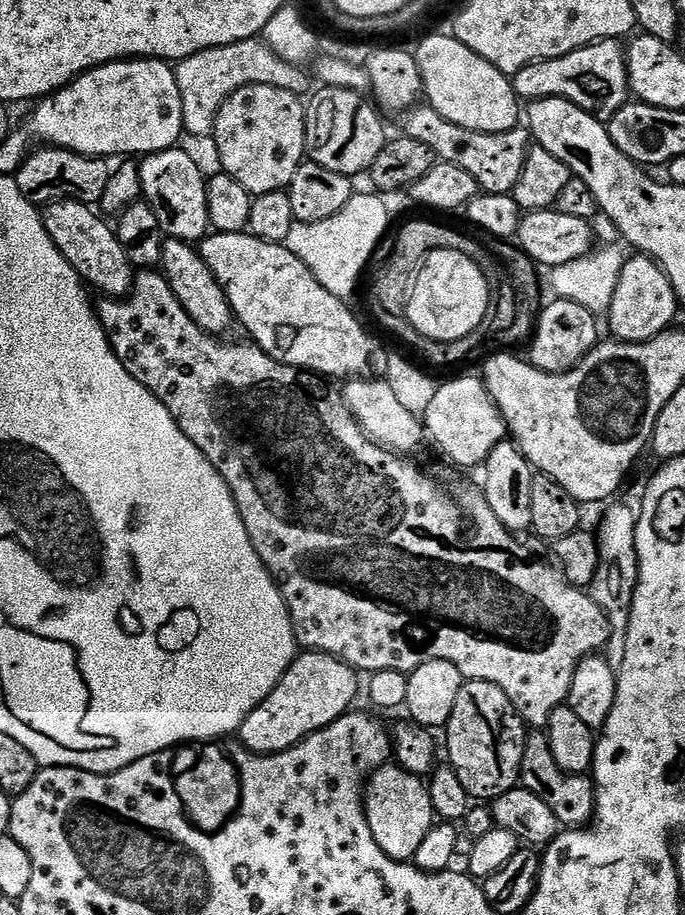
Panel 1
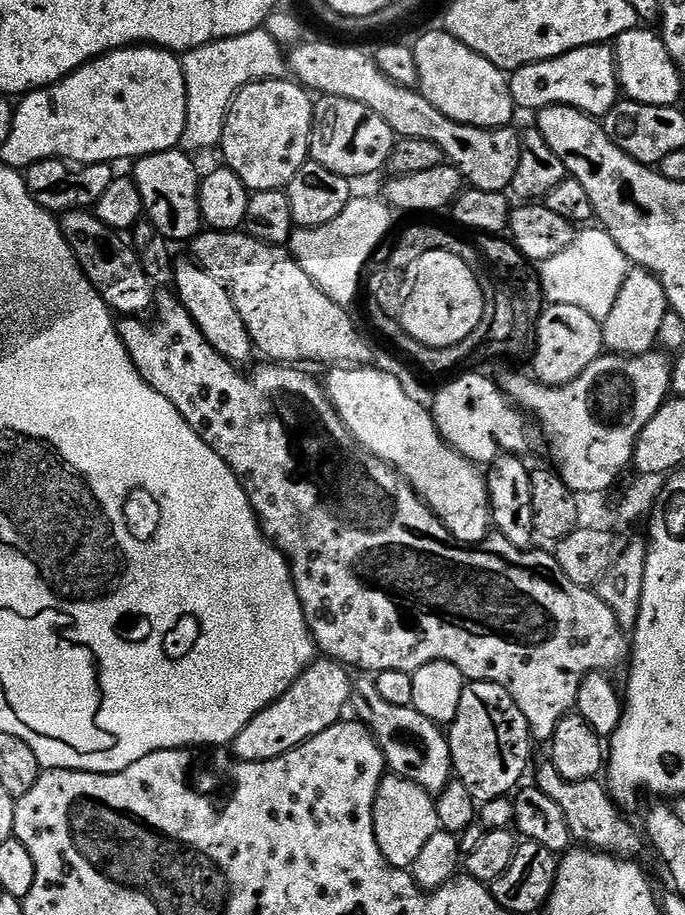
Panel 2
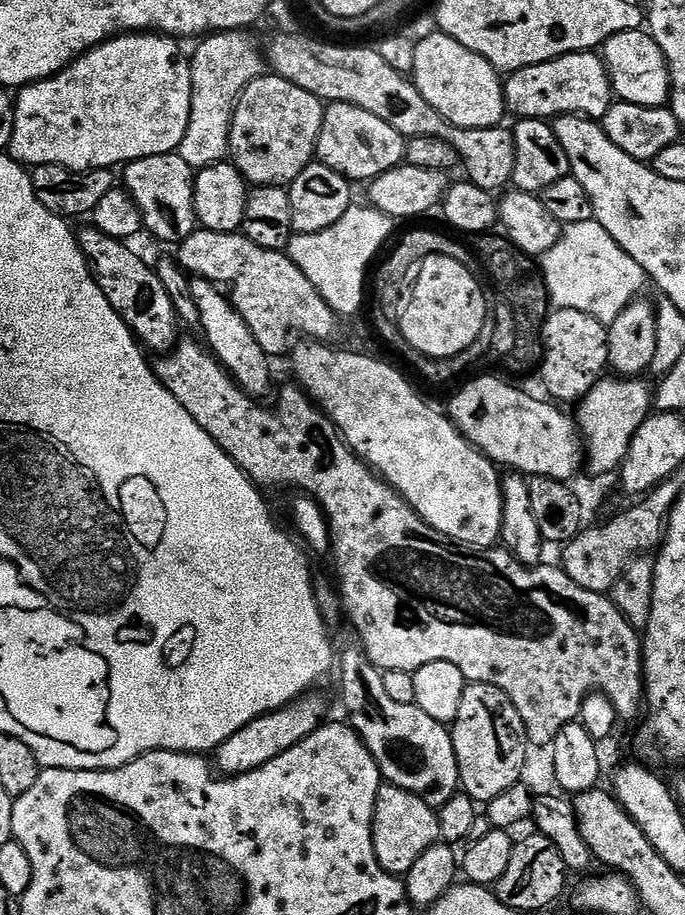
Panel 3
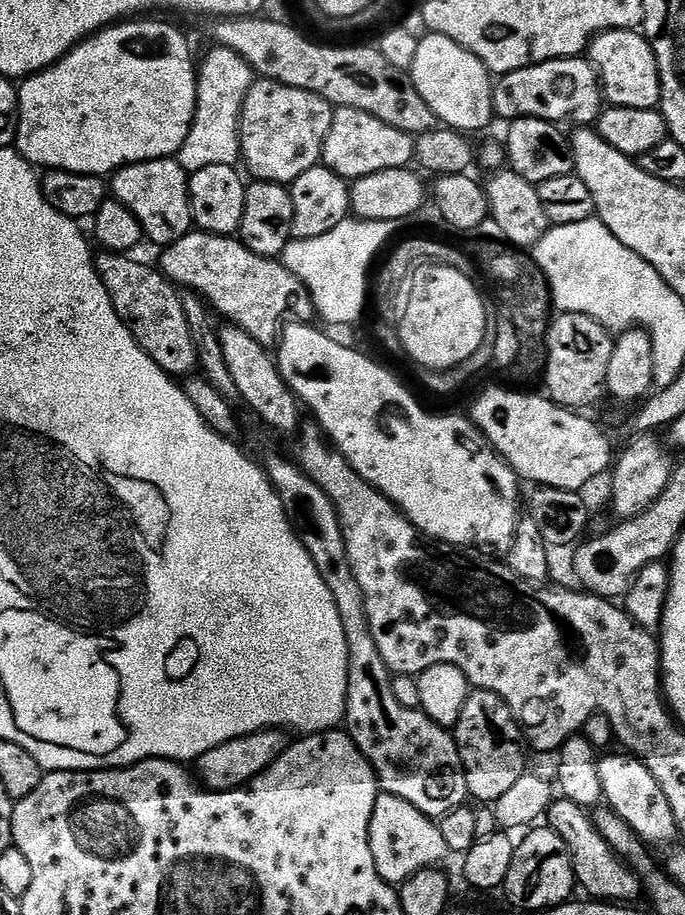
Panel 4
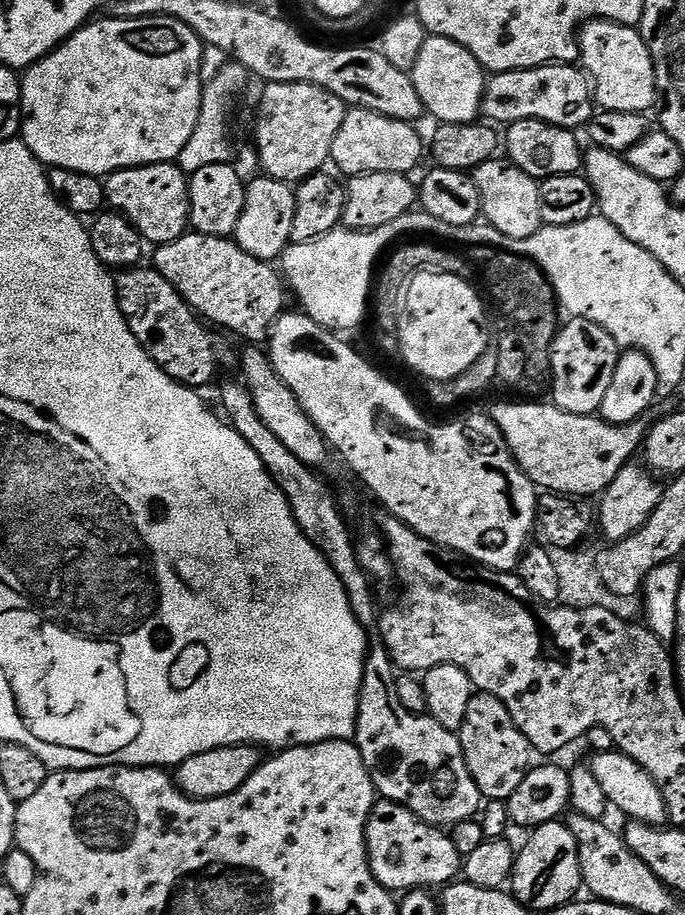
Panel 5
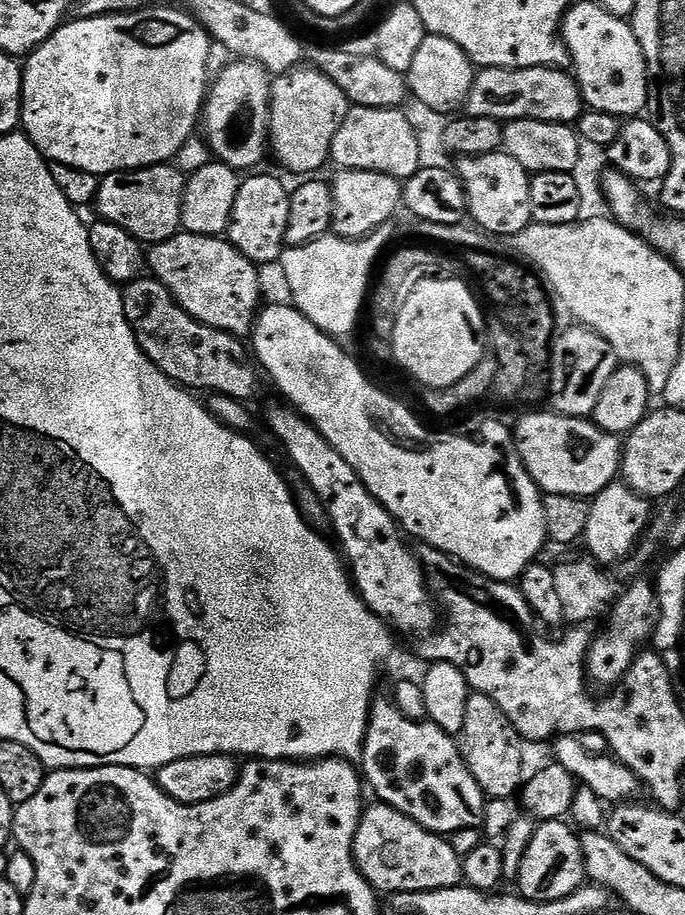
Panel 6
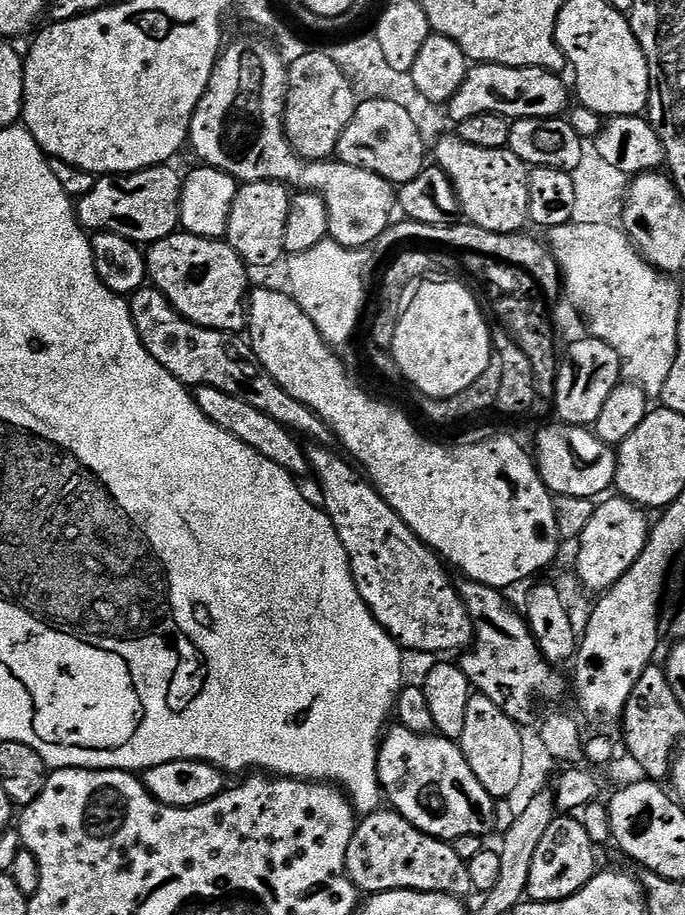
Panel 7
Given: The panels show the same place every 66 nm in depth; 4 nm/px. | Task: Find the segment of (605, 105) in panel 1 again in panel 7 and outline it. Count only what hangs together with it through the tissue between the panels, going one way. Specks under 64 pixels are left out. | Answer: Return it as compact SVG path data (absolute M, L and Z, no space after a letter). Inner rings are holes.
M481 64L469 67L462 86L454 94L454 98L448 101L446 113L452 122L459 122L466 118L474 118L478 114L498 114L506 116L509 120L525 120L526 118L557 118L563 117L569 111L568 96L570 100L570 88L560 81L561 77L554 72L547 72L541 68L511 68L501 64Z

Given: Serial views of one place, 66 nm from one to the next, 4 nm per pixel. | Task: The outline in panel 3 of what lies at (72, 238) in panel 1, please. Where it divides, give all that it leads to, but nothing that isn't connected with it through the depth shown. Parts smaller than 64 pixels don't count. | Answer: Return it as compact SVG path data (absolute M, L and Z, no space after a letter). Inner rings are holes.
M85 226L84 229L79 229L78 239L94 282L98 282L102 294L106 294L110 306L114 306L122 322L126 322L126 326L132 331L132 335L149 353L171 352L178 343L178 309L170 302L170 294L166 294L166 289L162 287L162 282L156 276L155 267L151 263L147 264L138 253L131 252L125 241L110 238L97 228Z

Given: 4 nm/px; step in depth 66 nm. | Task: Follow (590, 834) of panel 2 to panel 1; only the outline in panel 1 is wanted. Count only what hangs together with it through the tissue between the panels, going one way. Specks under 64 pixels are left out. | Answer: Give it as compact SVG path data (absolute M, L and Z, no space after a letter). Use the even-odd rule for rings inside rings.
M532 730L524 737L519 783L526 790L530 790L530 794L546 802L546 806L550 806L554 818L558 818L562 826L576 830L593 819L596 811L596 786L592 782L591 775L573 774L561 770L558 762L554 762L548 737L543 731Z

